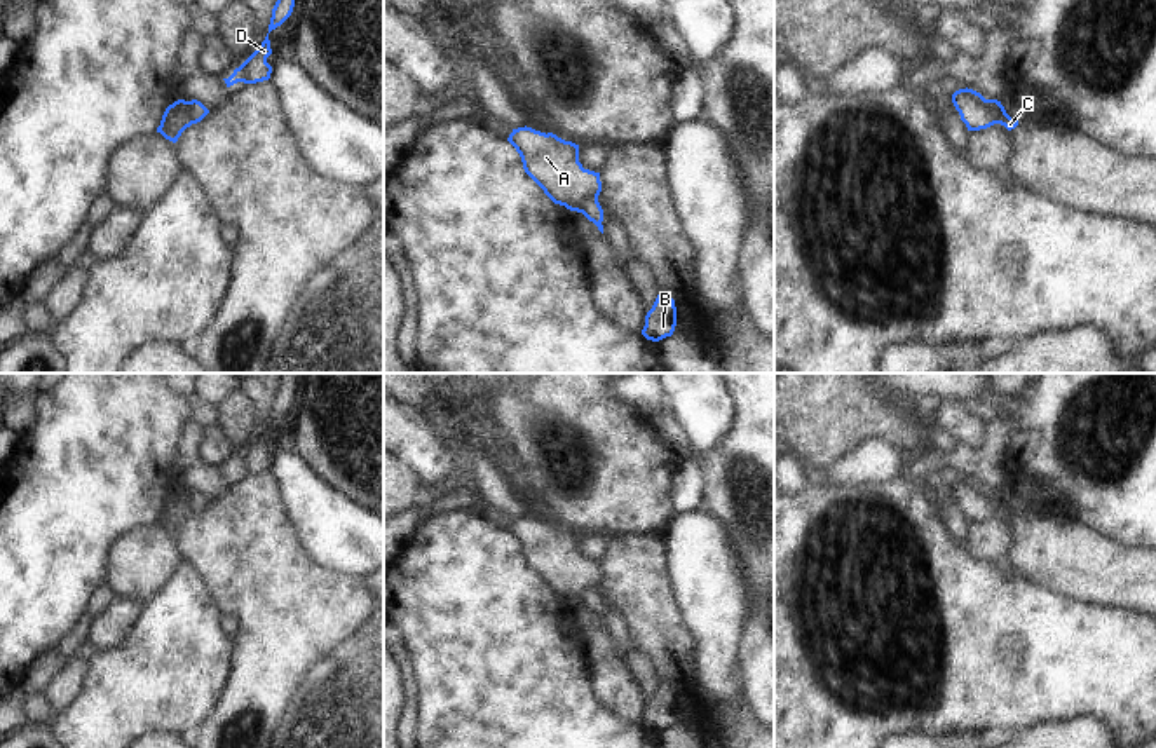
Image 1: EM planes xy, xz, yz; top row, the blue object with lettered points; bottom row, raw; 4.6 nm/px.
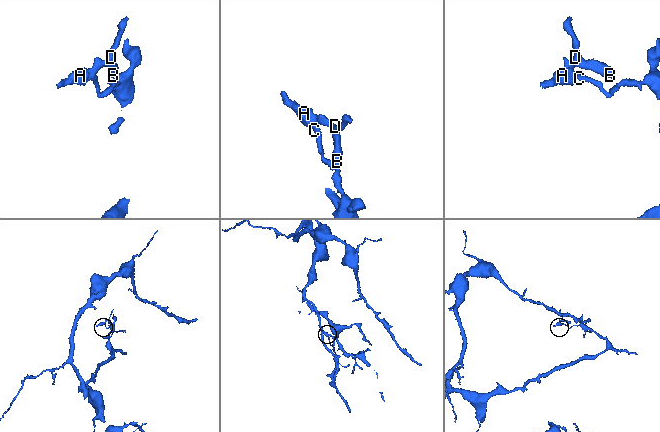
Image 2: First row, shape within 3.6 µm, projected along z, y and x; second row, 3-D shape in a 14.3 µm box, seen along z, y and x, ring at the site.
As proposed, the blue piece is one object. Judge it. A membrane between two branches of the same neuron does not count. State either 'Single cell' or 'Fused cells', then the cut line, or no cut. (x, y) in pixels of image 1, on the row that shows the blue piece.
Fused cells. Split along xz (597, 196), (588, 196), (574, 210).

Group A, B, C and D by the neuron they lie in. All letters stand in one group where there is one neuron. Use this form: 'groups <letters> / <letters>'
groups A B D / C

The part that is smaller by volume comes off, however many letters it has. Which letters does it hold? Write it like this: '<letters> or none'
A, B, D.

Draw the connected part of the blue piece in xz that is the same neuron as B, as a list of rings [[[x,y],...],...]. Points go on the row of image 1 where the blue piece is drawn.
[[[659,291],[652,309],[645,316],[645,326],[642,335],[647,340],[659,342],[666,337],[671,337],[677,326],[677,307],[675,300]]]

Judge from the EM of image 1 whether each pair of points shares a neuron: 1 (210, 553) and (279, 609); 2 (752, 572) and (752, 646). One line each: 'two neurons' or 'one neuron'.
1: one neuron
2: one neuron

